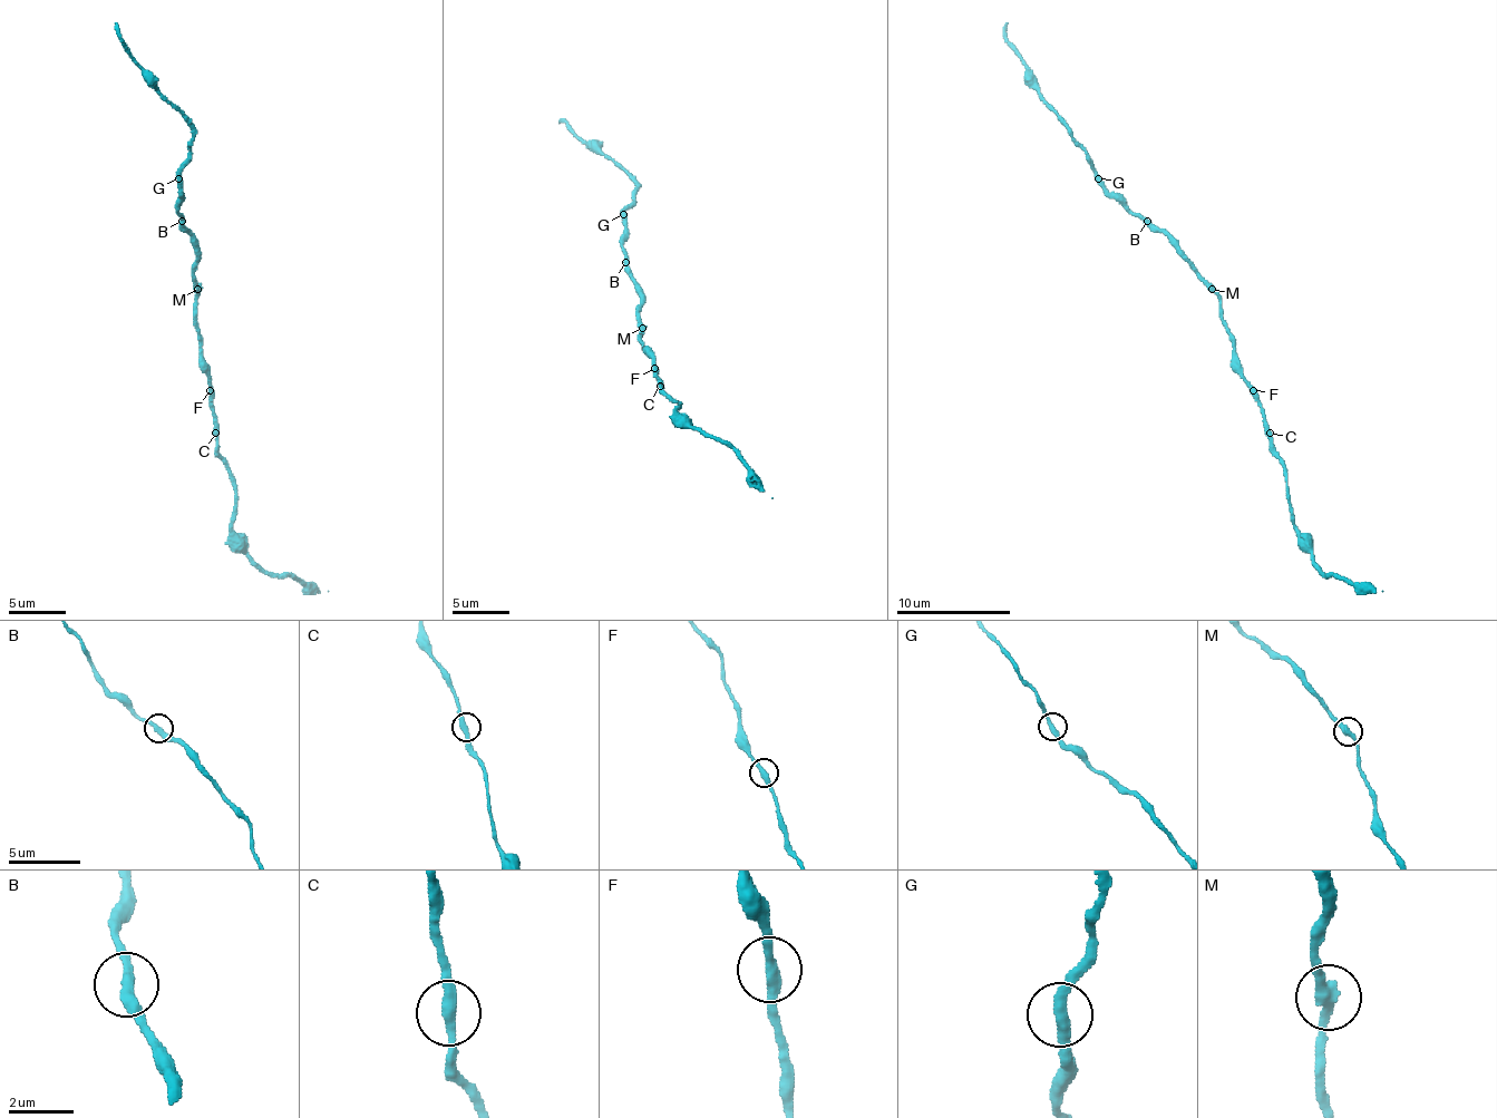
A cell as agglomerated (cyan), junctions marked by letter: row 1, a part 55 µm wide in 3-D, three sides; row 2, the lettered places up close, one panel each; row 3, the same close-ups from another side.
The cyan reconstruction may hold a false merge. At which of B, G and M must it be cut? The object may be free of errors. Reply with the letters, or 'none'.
none

